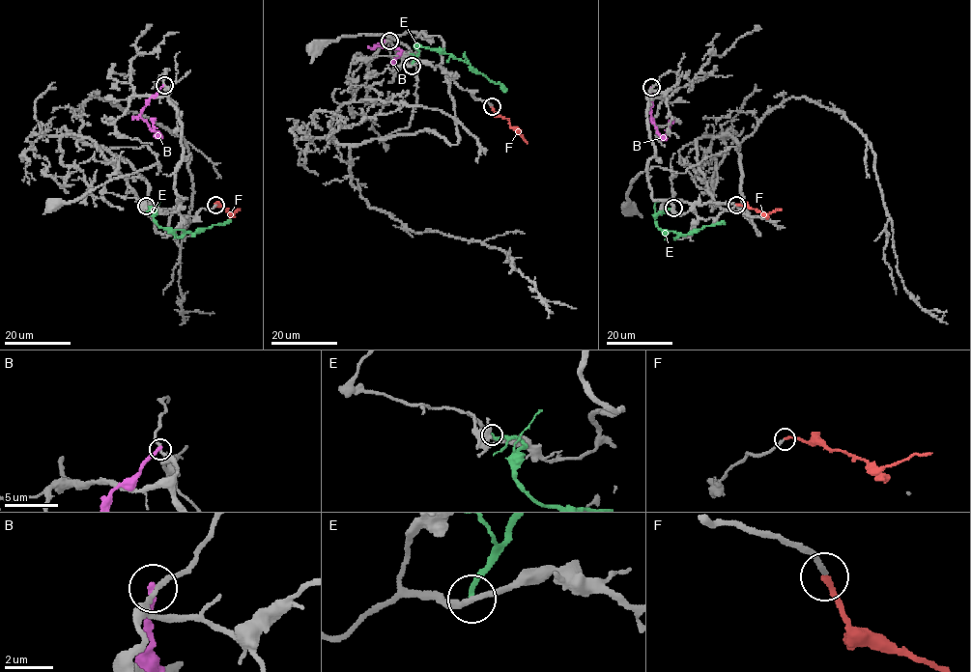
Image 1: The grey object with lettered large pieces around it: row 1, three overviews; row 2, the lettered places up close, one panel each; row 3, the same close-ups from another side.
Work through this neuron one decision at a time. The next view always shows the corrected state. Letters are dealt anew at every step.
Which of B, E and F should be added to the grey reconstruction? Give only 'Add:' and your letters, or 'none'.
Add: F

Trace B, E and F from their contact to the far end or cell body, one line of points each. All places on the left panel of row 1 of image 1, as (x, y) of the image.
B: (164, 85), (150, 98), (141, 117), (159, 136), (153, 126), (153, 119)
E: (146, 206), (156, 210), (154, 219), (162, 228), (195, 233), (227, 221)
F: (215, 205), (232, 213), (240, 209)

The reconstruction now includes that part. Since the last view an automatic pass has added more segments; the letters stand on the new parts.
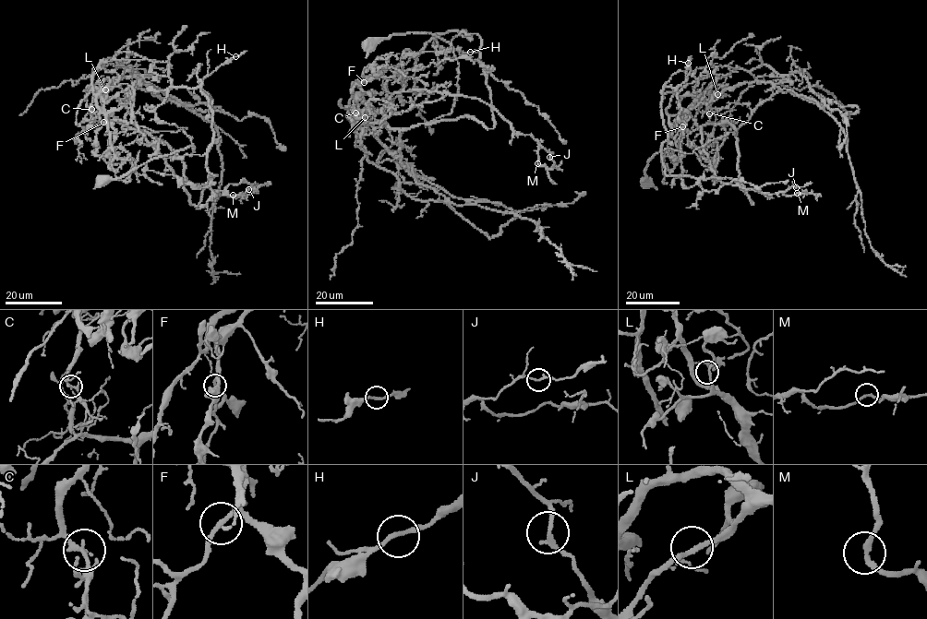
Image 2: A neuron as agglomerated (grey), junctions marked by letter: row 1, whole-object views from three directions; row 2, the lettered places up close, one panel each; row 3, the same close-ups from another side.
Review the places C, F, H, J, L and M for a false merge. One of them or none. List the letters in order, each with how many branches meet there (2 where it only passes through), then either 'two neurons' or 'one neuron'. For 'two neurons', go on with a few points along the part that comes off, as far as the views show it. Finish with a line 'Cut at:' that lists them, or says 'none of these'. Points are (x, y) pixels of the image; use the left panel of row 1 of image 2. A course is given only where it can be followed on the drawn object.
C: 2 | two neurons | (91, 109), (100, 86), (136, 77), (139, 84), (187, 105), (220, 107), (239, 120), (260, 116), (284, 151)
F: 2 | one neuron
H: 2 | one neuron
J: 2 | one neuron
L: 2 | one neuron
M: 2 | one neuron
Cut at: C

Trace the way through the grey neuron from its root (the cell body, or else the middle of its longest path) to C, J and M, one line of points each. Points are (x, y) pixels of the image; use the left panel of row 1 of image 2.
C: (103, 181), (194, 148), (182, 130), (144, 132), (116, 118), (97, 122), (91, 109)
J: (103, 181), (194, 151), (182, 130), (144, 132), (117, 118), (136, 126), (182, 180), (226, 196), (249, 189)
M: (103, 181), (194, 151), (182, 130), (144, 132), (117, 118), (136, 126), (177, 177), (239, 194), (233, 195)

